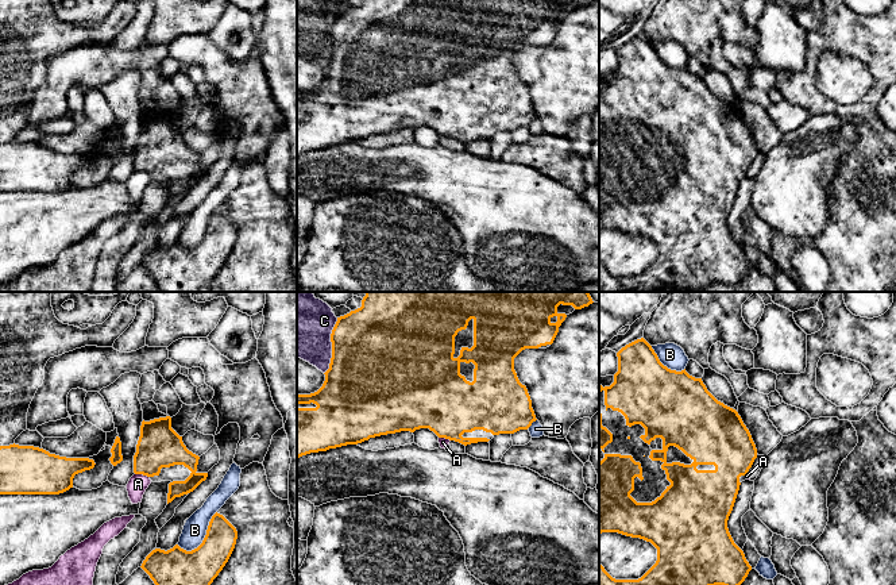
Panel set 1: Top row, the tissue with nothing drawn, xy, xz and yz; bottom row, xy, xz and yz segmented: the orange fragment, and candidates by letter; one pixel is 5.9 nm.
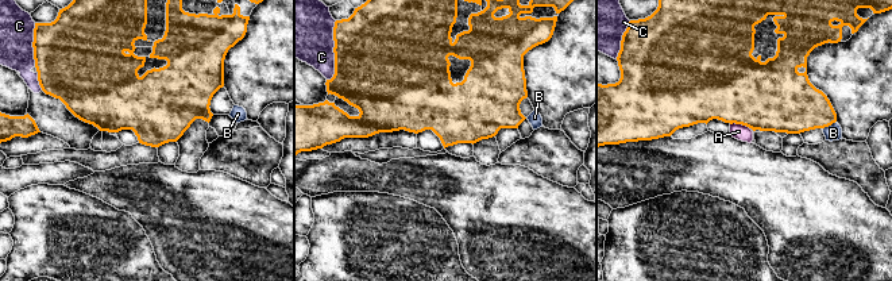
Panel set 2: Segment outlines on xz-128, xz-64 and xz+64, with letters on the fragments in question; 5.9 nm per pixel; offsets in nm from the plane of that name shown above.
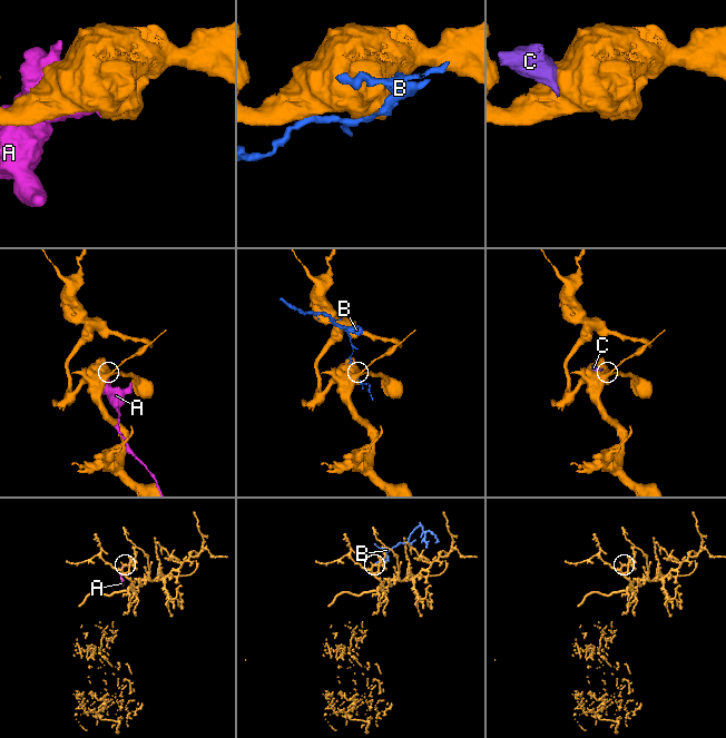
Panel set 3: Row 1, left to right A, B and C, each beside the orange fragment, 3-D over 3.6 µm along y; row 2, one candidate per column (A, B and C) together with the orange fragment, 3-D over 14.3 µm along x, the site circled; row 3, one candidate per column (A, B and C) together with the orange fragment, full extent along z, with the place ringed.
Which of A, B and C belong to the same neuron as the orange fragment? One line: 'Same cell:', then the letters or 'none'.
Same cell: none

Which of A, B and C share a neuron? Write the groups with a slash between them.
A / B / C

